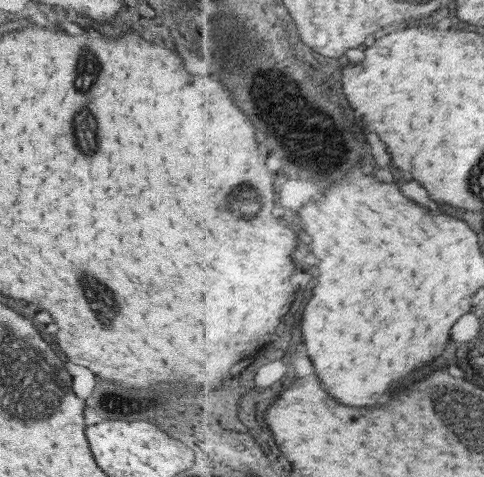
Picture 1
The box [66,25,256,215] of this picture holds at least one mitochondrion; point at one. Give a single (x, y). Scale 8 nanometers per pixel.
(85, 131)

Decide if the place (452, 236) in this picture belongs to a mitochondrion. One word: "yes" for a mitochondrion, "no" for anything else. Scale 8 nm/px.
no

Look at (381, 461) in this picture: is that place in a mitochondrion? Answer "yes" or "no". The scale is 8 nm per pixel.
no

